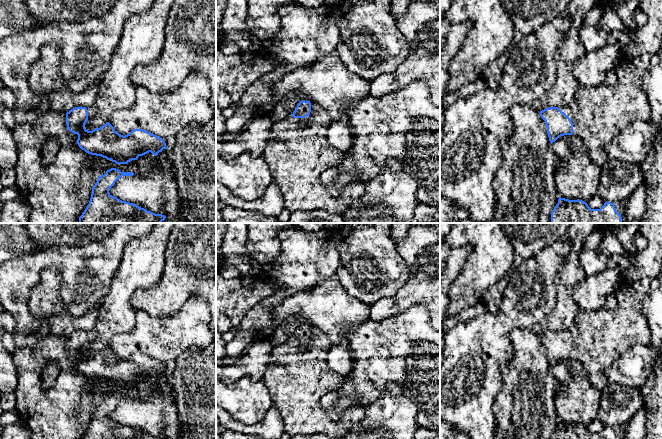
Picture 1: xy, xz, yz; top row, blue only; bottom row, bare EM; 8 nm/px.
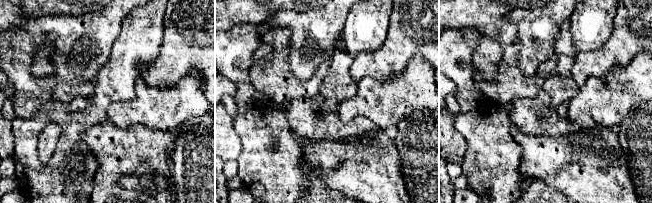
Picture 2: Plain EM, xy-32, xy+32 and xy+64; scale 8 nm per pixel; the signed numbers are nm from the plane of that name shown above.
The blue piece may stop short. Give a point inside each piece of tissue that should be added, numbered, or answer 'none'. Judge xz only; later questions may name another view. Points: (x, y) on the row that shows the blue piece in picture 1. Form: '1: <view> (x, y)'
1: xz (297, 154)

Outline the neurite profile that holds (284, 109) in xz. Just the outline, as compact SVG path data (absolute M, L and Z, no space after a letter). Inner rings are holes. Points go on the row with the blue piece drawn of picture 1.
M290 94L285 97L280 103L275 104L274 108L268 112L268 117L272 122L282 121L292 116L300 101L310 101L306 96L302 94Z

